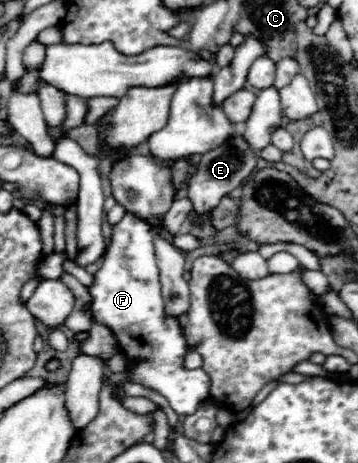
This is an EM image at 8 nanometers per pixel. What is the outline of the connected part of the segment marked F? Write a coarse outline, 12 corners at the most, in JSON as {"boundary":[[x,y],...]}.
{"boundary":[[113,226],[87,288],[131,360],[129,382],[179,416],[209,398],[165,314],[153,228]]}

